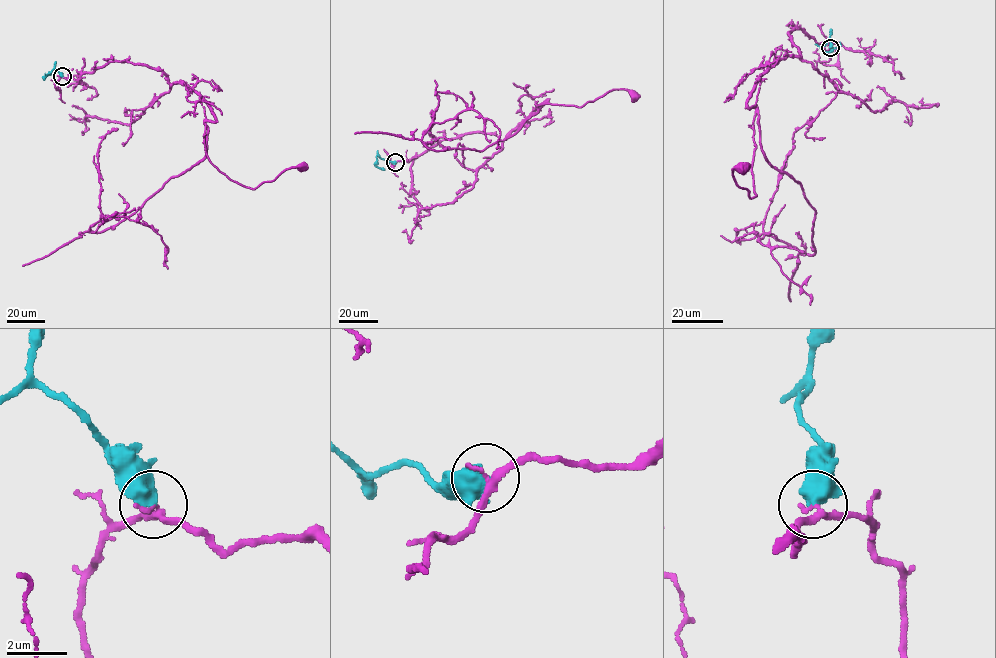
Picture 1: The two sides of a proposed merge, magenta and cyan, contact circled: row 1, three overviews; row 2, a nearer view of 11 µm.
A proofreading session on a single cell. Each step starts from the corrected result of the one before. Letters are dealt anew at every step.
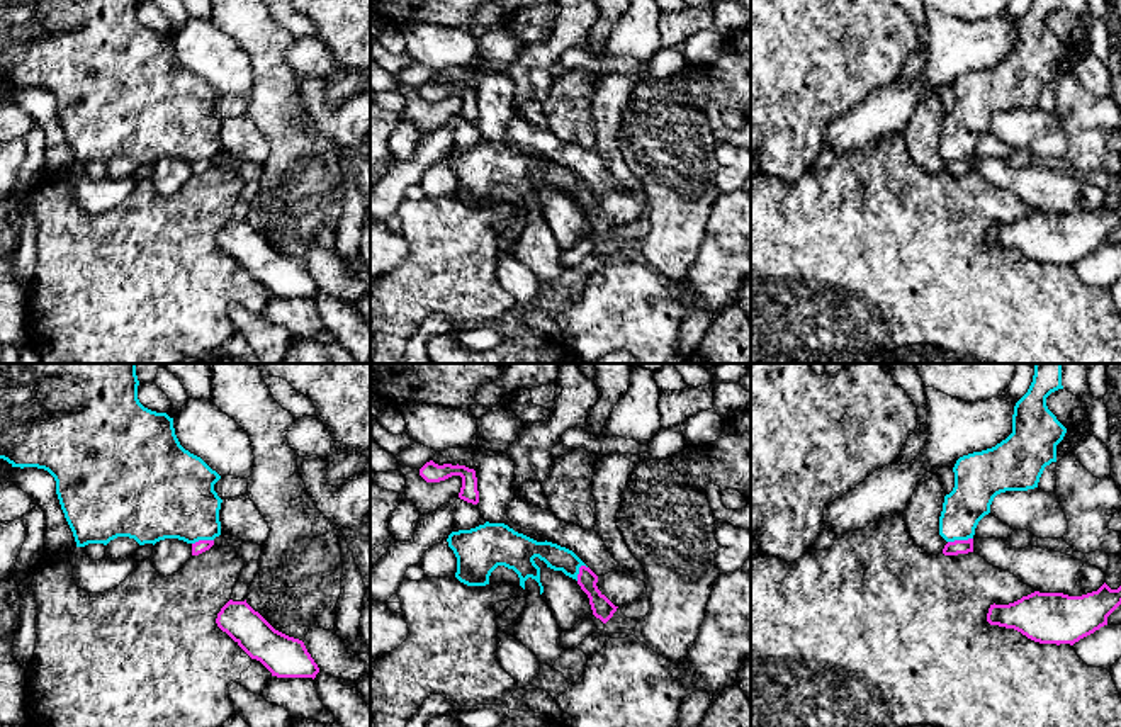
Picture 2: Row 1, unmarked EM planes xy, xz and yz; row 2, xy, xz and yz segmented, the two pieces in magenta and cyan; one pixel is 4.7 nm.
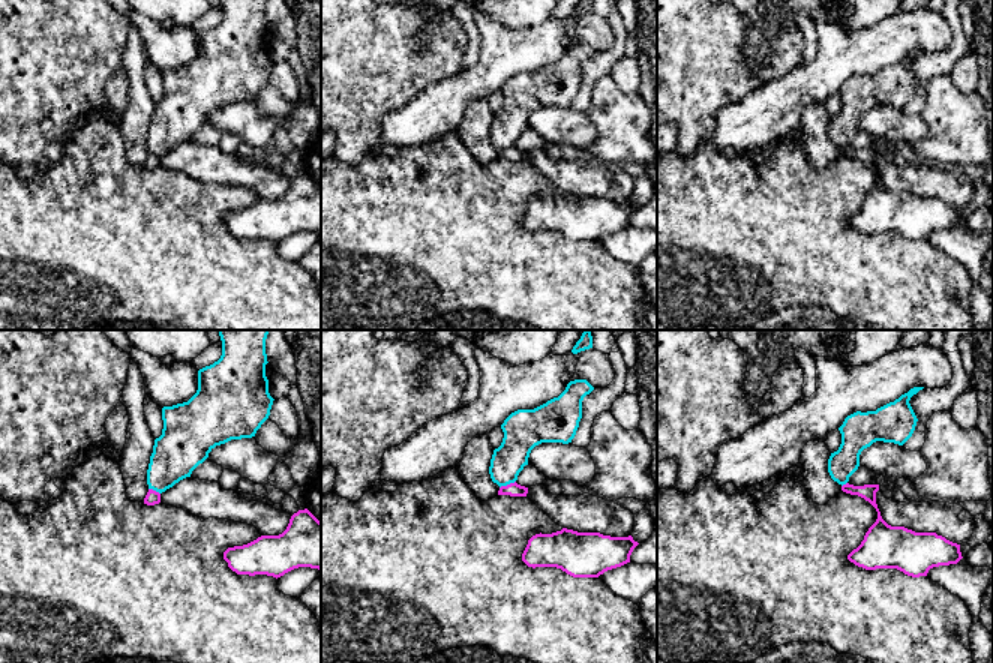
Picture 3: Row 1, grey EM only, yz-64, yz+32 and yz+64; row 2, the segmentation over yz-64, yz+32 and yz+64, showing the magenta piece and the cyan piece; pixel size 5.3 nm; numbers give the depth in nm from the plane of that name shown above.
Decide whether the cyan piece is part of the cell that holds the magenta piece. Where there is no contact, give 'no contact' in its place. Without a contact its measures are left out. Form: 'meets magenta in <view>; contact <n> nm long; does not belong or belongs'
meets magenta in yz; contact 120 nm long; does not belong

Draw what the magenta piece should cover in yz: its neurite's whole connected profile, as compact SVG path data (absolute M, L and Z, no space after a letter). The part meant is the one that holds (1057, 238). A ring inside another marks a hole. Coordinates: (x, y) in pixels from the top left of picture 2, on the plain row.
M1106 202L1092 212L1068 216L1063 212L1034 211L1009 224L990 224L987 241L1006 248L1014 248L1039 263L1070 263L1094 253L1107 245L1107 236L1121 224L1121 206L1111 209Z

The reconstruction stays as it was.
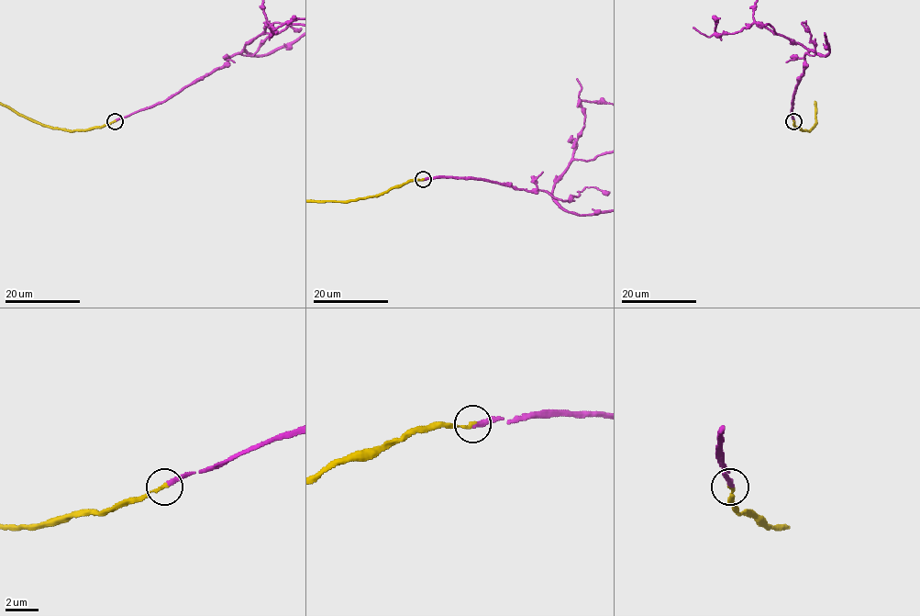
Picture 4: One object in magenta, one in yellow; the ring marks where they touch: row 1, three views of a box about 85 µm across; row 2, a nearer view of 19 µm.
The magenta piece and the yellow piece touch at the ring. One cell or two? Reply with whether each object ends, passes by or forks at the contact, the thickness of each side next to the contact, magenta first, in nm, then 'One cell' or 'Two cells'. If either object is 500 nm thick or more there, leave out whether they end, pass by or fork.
At the ring magenta ends. At the ring yellow ends. Thickness 320 nm (magenta) against 200 nm. One cell

